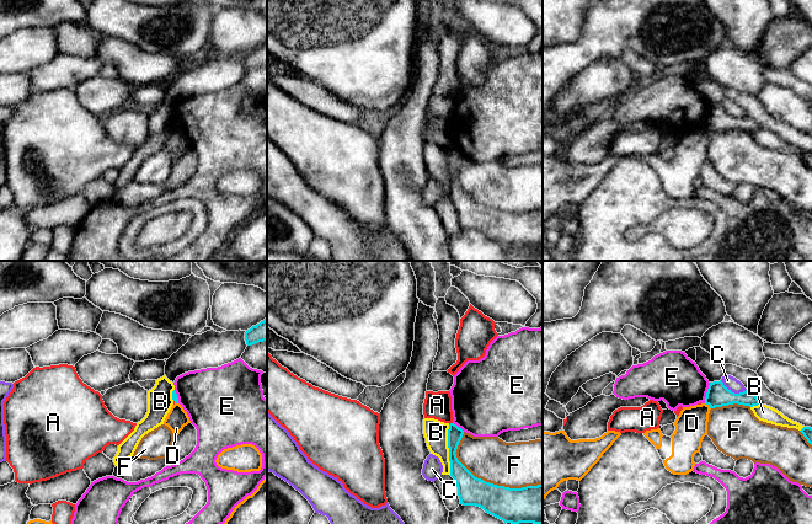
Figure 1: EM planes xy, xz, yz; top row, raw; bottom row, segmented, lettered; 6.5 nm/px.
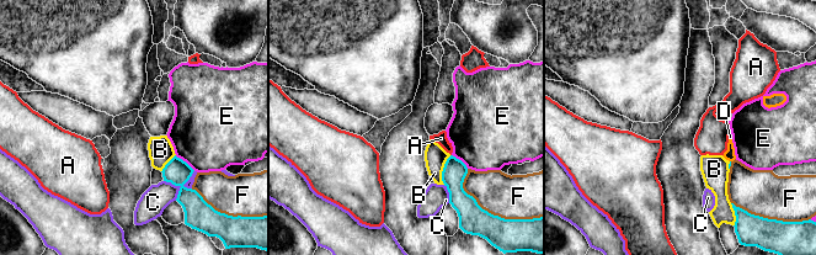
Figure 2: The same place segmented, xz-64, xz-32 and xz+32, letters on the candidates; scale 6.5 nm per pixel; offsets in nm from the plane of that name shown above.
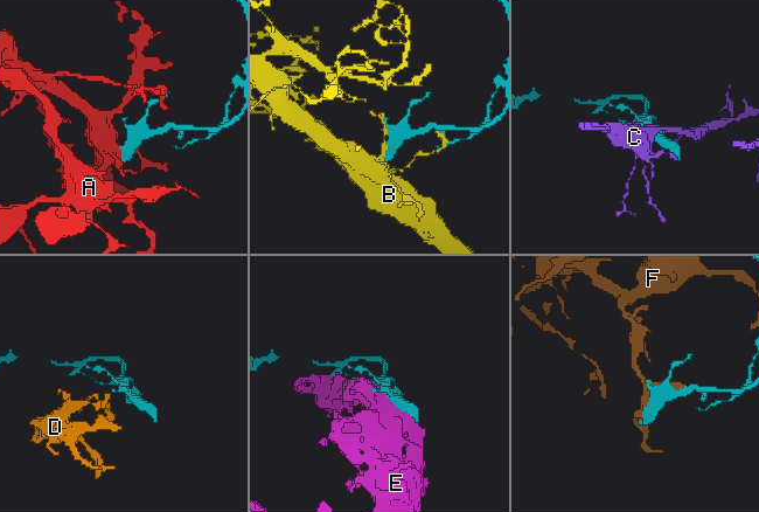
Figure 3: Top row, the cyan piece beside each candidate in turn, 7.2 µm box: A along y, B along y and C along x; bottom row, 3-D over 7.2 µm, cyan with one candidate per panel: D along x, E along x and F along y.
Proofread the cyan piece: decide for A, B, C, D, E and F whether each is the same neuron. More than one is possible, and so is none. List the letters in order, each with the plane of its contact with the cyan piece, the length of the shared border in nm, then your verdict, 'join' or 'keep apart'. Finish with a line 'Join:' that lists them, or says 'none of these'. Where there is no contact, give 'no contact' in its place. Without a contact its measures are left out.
A: xz | 30 nm | keep apart
B: xz | 320 nm | keep apart
C: yz | 190 nm | keep apart
D: yz | 60 nm | keep apart
E: yz | 140 nm | keep apart
F: xz | 600 nm | keep apart
Join: none of these

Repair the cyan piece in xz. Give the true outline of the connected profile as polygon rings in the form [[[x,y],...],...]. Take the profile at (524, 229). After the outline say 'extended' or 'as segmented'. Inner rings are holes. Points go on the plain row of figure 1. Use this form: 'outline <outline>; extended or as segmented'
outline [[[449,149],[450,200],[458,212],[460,229],[480,231],[504,247],[543,248],[543,209],[509,213],[475,202],[455,178],[463,159],[456,149]]]; as segmented

